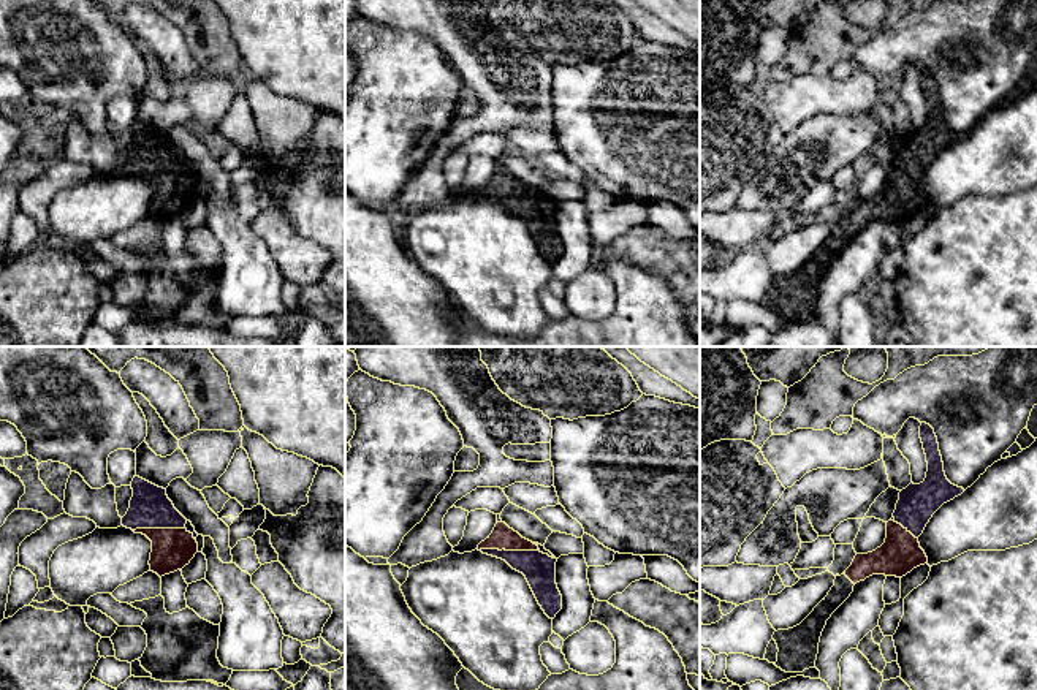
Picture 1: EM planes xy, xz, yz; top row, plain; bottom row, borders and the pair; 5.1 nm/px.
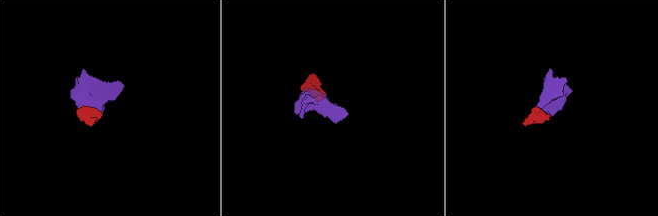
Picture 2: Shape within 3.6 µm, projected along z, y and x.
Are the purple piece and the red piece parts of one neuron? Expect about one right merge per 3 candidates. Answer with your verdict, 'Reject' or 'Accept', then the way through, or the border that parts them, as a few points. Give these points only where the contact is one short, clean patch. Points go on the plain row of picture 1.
Accept. Path across: xz (539, 214), (516, 197), (509, 197), (502, 182)

